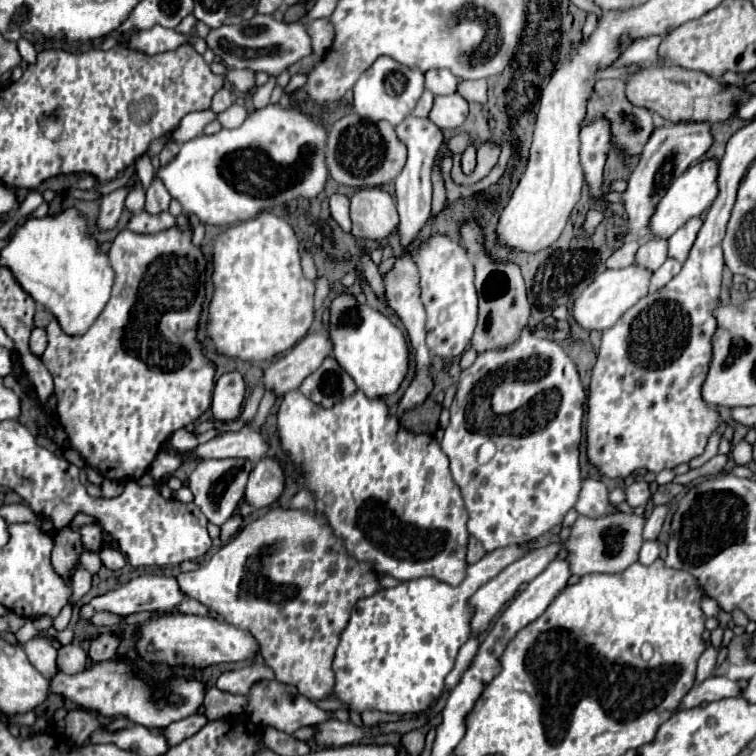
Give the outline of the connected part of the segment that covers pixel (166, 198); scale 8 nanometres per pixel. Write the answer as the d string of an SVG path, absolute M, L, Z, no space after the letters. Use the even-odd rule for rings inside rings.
M153 178L151 186L147 190L147 200L145 200L143 210L149 212L149 214L159 214L159 212L169 210L169 202L171 202L169 192L165 190L165 186L157 178Z

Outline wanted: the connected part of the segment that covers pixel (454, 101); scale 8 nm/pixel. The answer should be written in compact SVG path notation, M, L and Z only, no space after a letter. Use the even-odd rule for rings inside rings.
M457 92L449 96L435 96L435 104L429 114L429 120L439 128L453 130L465 122L467 112L469 112L467 100Z

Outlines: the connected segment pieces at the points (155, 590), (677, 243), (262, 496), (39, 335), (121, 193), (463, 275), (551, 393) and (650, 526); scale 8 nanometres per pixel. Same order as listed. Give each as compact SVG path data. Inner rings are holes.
M143 574L143 576L131 578L123 584L119 584L115 590L109 590L107 594L101 594L101 596L95 596L87 604L79 606L79 618L85 622L91 622L91 618L97 612L111 612L117 616L129 616L129 614L143 612L143 610L163 612L163 610L175 608L181 600L183 600L183 594L177 588L177 580L173 576L167 576L167 574L149 574L147 576L147 574Z
M691 218L667 240L669 242L669 258L675 258L679 262L687 260L701 224L703 224L701 218Z
M261 458L259 464L249 474L245 488L245 502L255 510L261 510L275 502L283 492L283 472L275 458Z
M35 328L33 332L31 332L31 342L29 342L29 350L35 354L35 356L43 356L43 352L45 352L45 348L47 348L47 338L45 338L45 330L43 328Z
M133 184L123 186L123 188L117 188L115 192L103 196L101 212L99 212L99 222L97 222L99 228L111 230L111 228L117 224L117 220L119 220L119 216L121 216L121 210L125 208L125 198L127 198L127 194L131 192L131 188L133 188Z
M433 234L421 244L411 244L407 254L419 268L421 302L427 310L427 346L433 356L457 358L469 346L477 326L475 268L467 250L445 234Z
M529 326L521 336L501 350L487 350L461 372L457 394L451 404L451 422L445 428L441 448L451 462L451 474L461 488L469 512L467 530L487 552L511 544L523 544L563 522L563 516L575 506L581 490L579 444L583 424L583 404L587 400L575 362L553 340L539 338ZM493 442L497 454L487 462L477 462L481 444Z
M657 506L653 510L653 514L647 518L647 524L645 524L645 530L643 530L643 538L645 540L655 540L659 536L663 520L665 520L665 514L667 514L667 506Z

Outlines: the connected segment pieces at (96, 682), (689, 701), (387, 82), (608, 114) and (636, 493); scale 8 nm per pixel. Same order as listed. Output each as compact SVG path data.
M115 660L93 664L89 670L83 670L81 674L73 676L59 670L49 680L49 690L53 694L61 694L73 700L83 708L89 708L91 712L99 712L103 716L127 716L131 722L151 730L165 728L171 722L197 714L197 708L203 704L205 688L197 680L175 678L167 684L159 684L157 688L149 688L143 680L135 678L131 670L133 666L129 666L127 662L115 662Z
M711 676L707 678L703 684L693 686L683 700L677 706L679 710L689 710L699 706L701 702L713 702L713 700L721 700L721 698L731 698L731 696L739 696L741 688L745 686L745 680L729 680L725 676Z
M381 56L369 70L361 74L357 84L353 86L353 110L373 122L387 120L389 124L399 126L413 112L419 96L423 94L423 82L425 76L419 70L411 70L389 56Z
M597 80L593 86L593 94L587 100L587 116L583 118L581 126L587 126L599 118L605 118L611 126L611 144L621 152L623 158L639 156L643 146L647 144L653 132L651 112L645 108L635 108L631 102L627 106L625 98L625 82L623 80Z
M643 480L633 482L625 492L627 492L627 504L629 504L631 508L643 506L643 504L647 504L647 502L649 502L649 498L651 498L649 484L647 484L647 482L643 482Z

